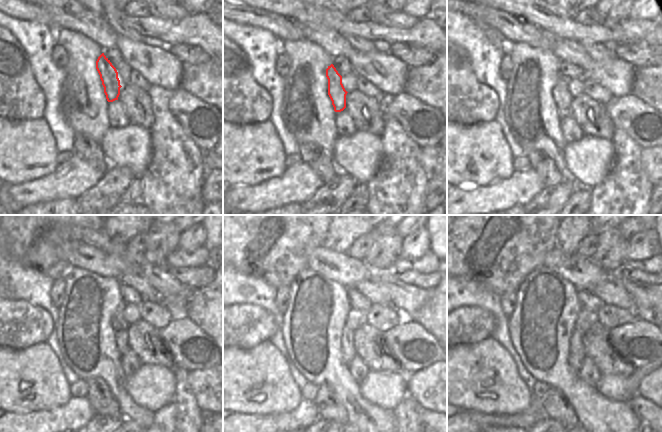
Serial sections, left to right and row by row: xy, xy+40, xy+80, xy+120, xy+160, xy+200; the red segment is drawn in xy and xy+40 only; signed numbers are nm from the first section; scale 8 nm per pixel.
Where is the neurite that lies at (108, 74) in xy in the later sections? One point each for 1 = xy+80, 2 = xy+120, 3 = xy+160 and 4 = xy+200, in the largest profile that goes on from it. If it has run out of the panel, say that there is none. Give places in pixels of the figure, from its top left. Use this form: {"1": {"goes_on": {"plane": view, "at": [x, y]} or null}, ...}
{"1": {"goes_on": {"plane": "xy+80", "at": [562, 96]}}, "2": {"goes_on": {"plane": "xy+120", "at": [119, 324]}}, "3": {"goes_on": {"plane": "xy+160", "at": [347, 342]}}, "4": {"goes_on": {"plane": "xy+200", "at": [576, 354]}}}

